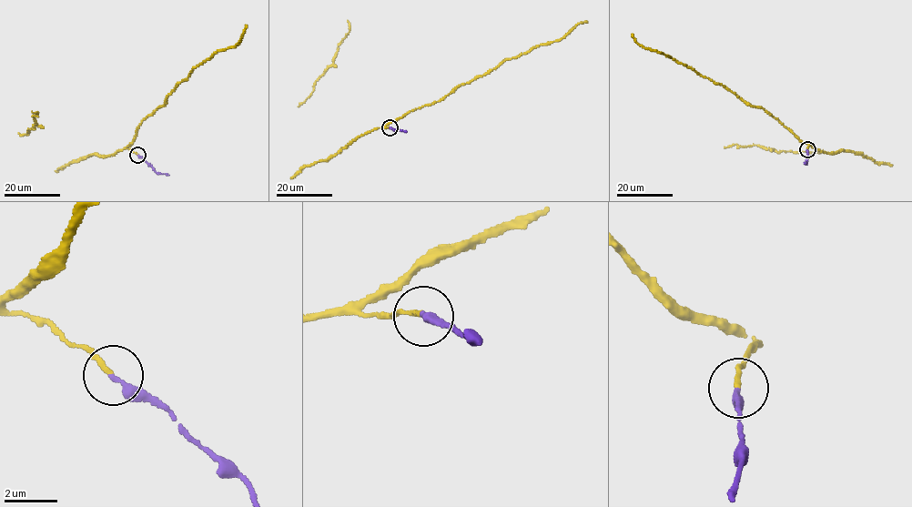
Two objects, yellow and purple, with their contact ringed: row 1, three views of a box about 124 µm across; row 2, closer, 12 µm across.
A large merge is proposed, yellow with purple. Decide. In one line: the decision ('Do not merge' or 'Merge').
Merge

